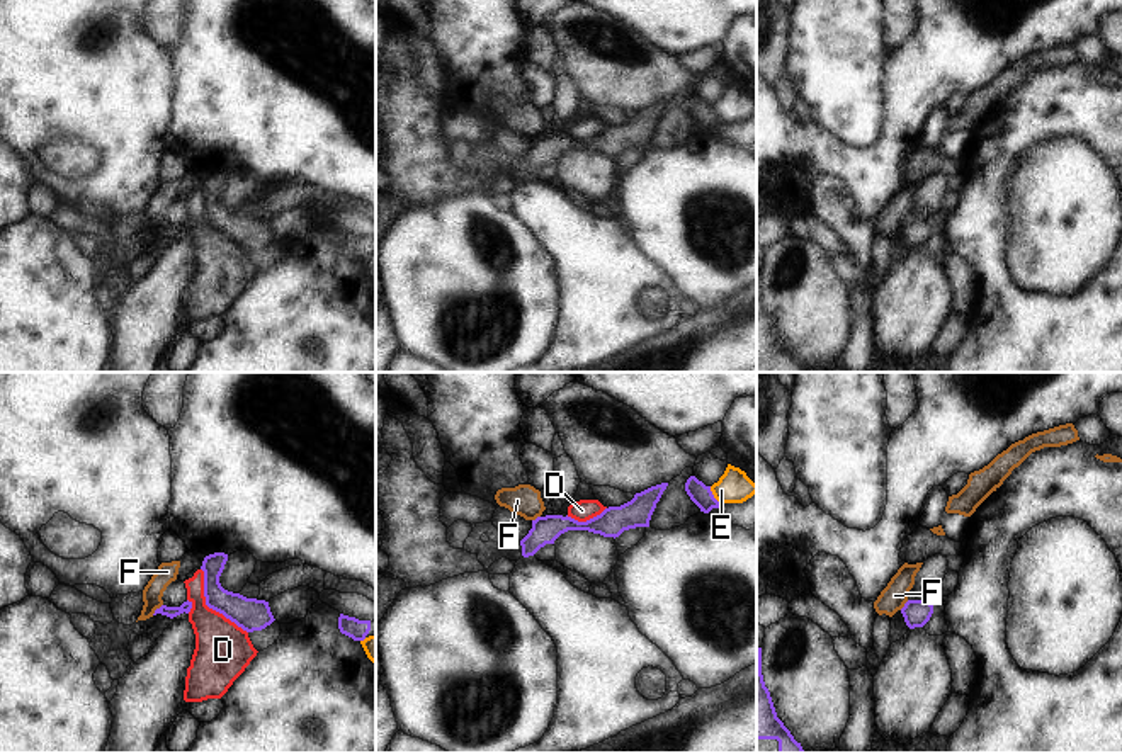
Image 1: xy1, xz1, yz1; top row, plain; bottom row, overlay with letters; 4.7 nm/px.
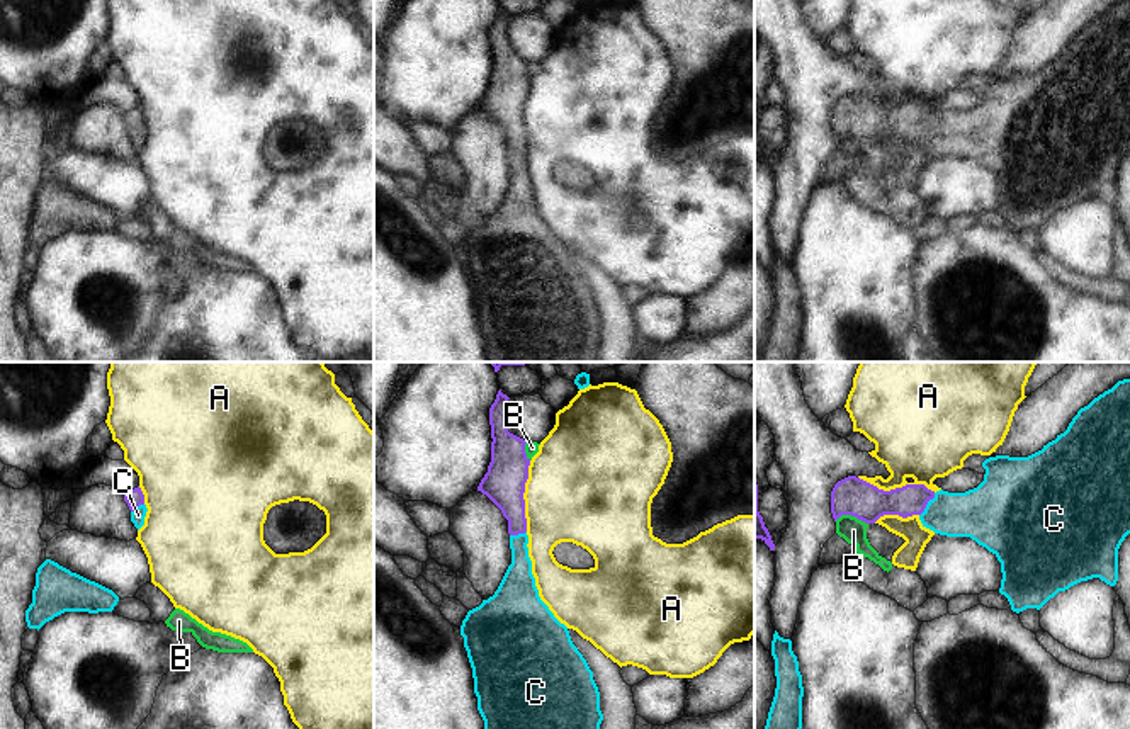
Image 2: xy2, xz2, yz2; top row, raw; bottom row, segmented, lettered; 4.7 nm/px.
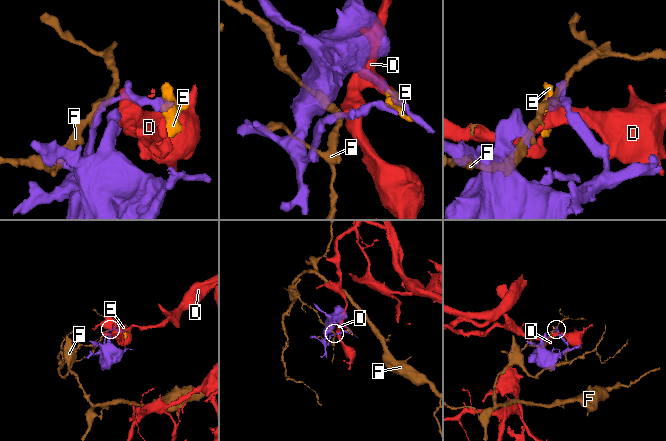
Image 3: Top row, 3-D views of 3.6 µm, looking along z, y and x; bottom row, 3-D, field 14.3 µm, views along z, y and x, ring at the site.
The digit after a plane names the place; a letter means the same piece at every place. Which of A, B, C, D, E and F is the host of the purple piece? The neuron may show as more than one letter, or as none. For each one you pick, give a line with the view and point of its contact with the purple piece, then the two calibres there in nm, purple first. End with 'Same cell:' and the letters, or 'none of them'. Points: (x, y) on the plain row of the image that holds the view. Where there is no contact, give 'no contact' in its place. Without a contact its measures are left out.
C: contact yz2 (926, 123); calibres 150 and 240 nm
Same cell: C

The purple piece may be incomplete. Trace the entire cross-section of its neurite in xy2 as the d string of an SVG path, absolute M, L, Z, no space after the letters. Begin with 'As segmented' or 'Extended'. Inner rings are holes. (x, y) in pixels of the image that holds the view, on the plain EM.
Extended. M138 105L138 107L124 112L124 121L127 122L127 126L131 129L131 141L139 150L144 144L144 136L148 131L141 107Z

